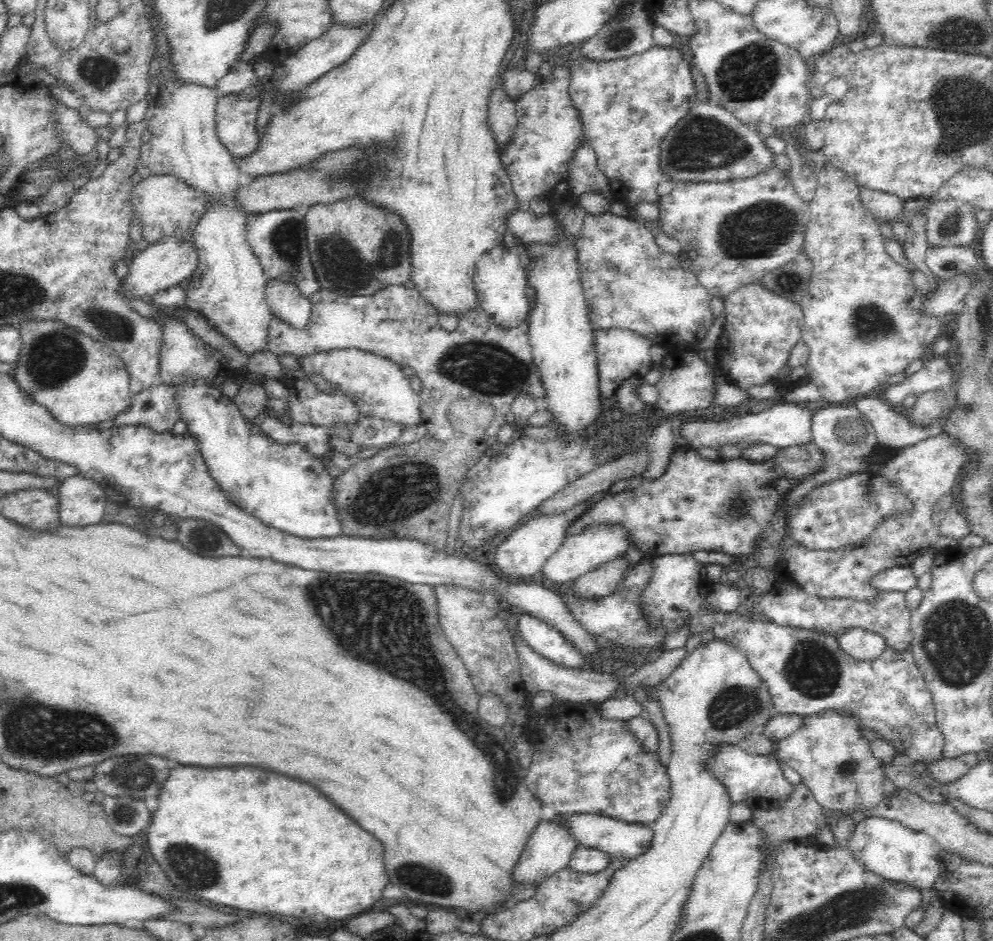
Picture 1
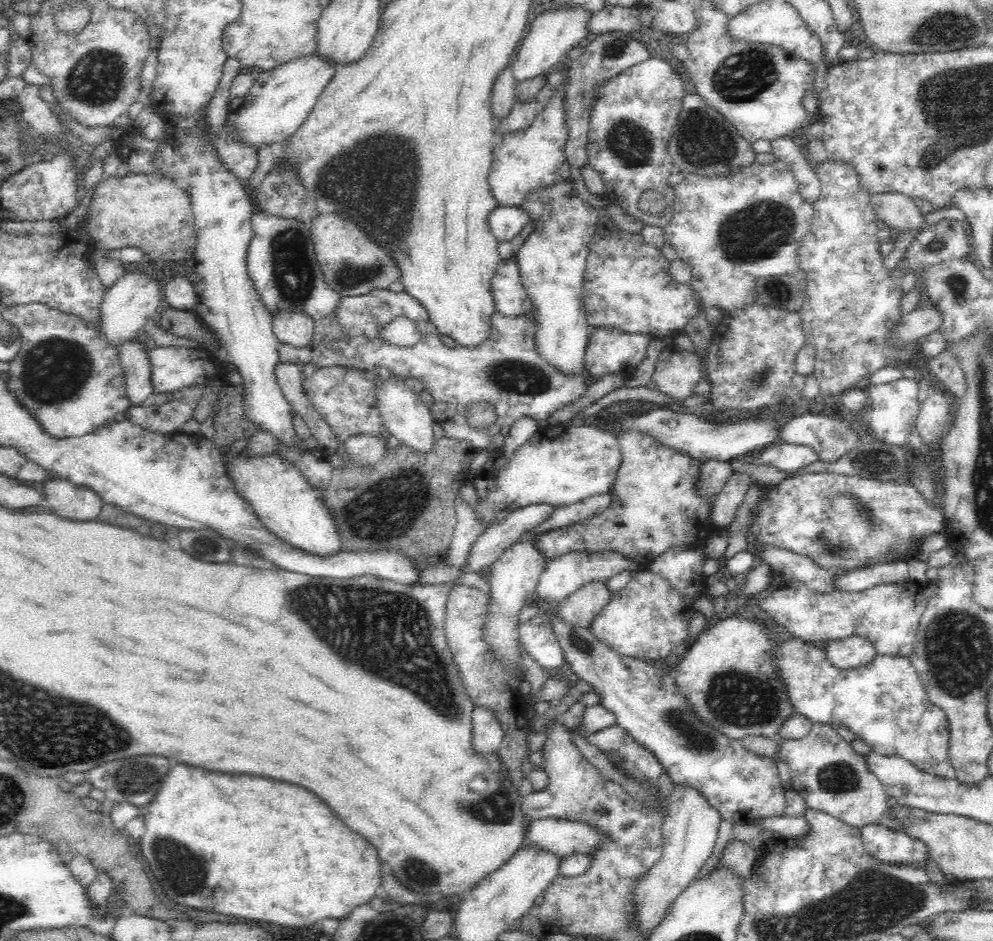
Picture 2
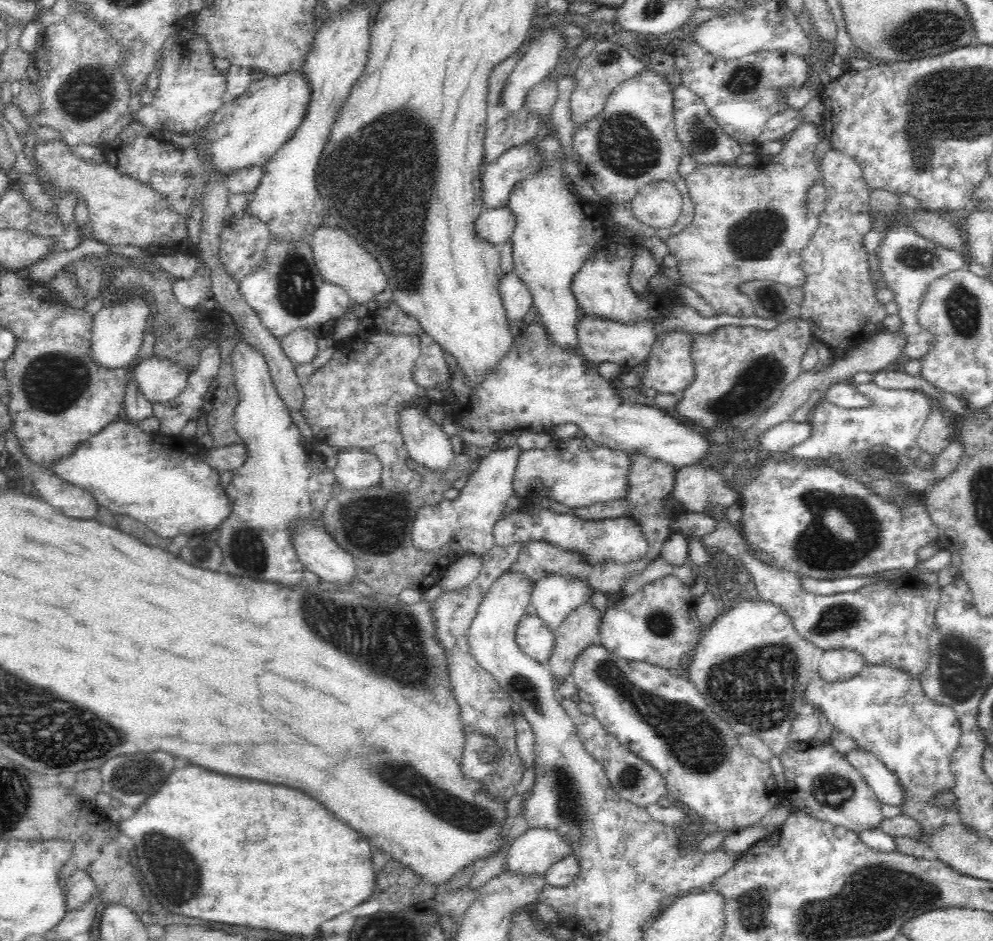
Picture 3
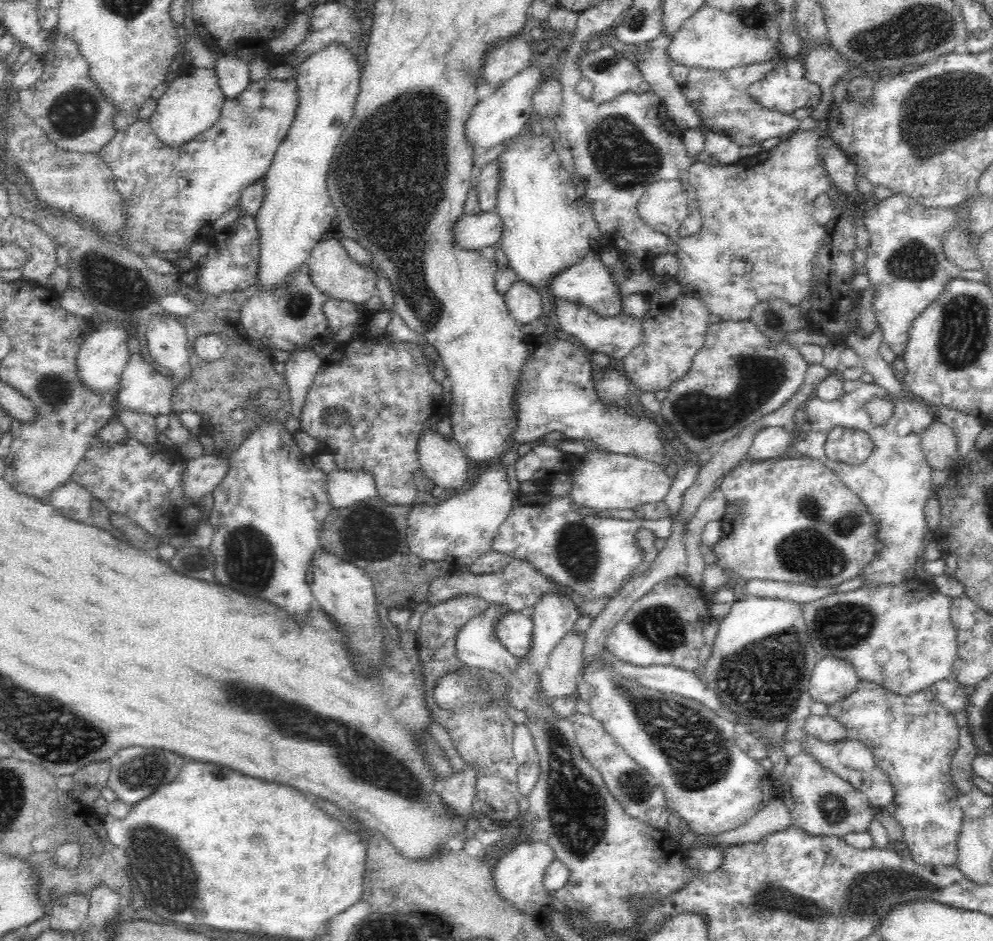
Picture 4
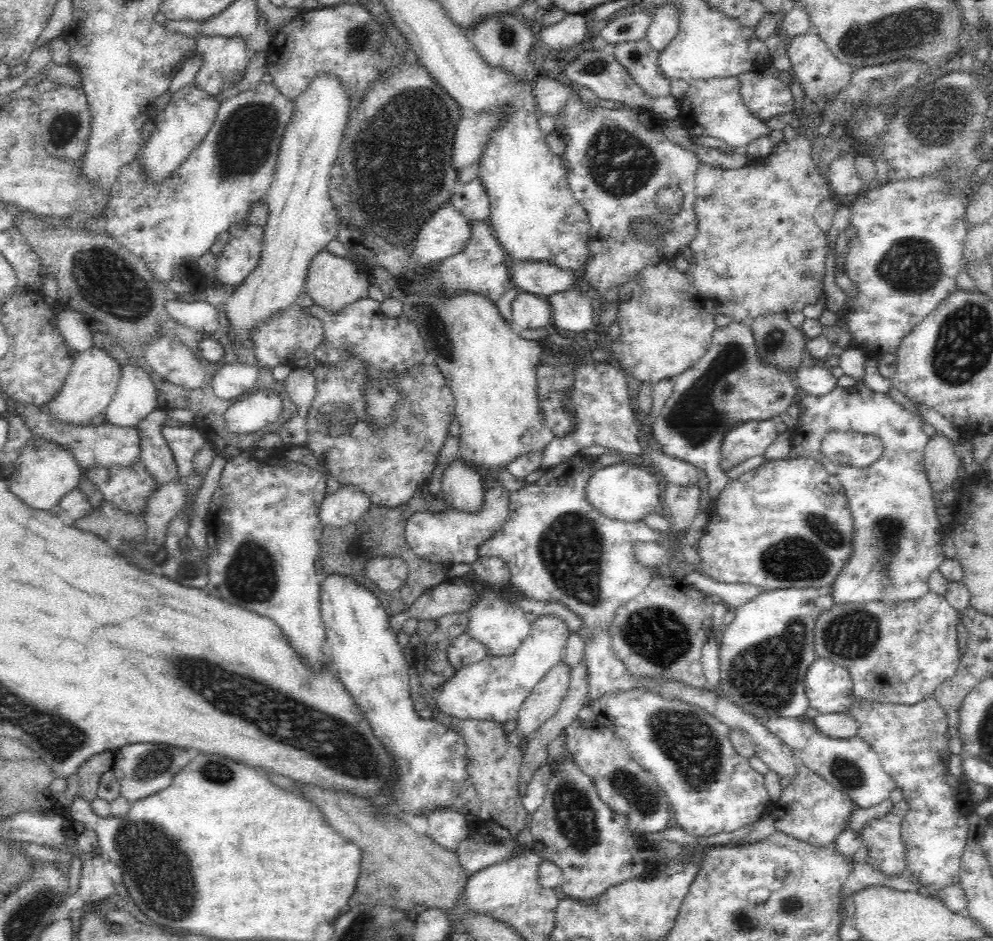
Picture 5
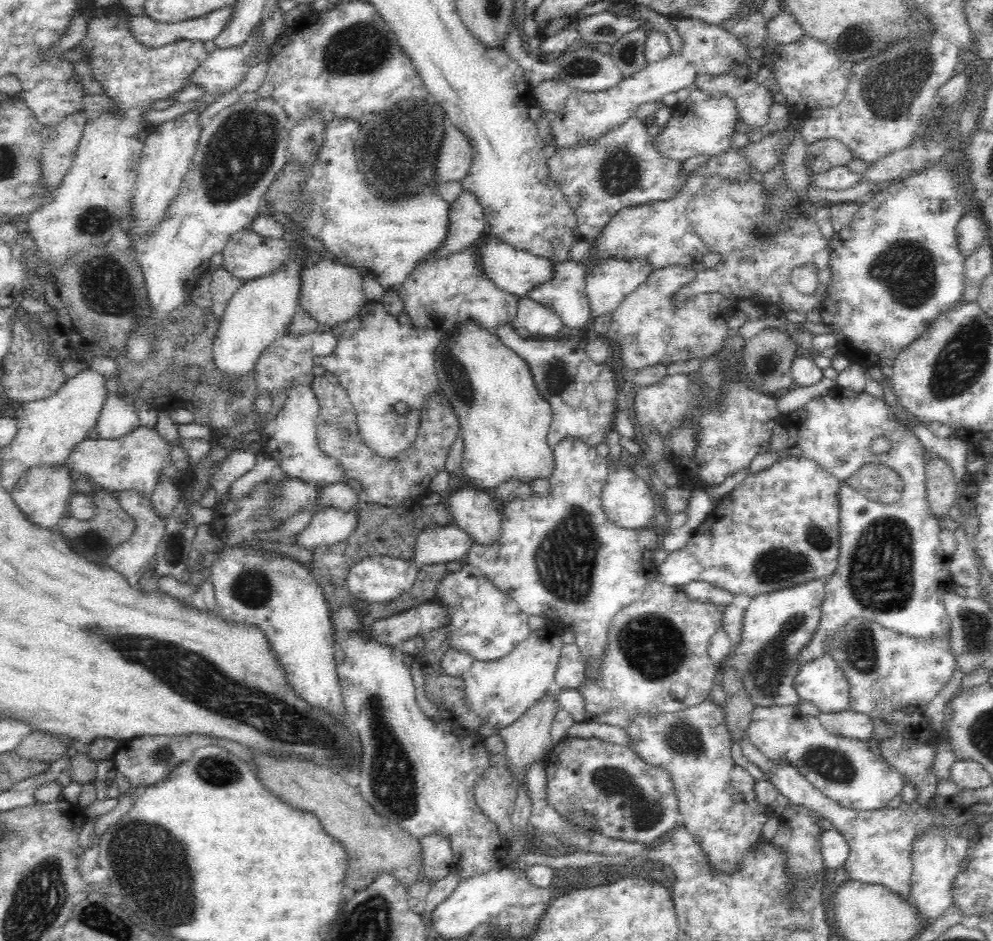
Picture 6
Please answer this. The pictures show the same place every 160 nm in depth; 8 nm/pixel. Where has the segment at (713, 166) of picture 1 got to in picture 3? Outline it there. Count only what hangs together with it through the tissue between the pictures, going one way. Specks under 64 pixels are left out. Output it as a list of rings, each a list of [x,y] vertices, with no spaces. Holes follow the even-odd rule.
[[[682,84],[675,88],[674,96],[675,130],[683,156],[694,161],[694,168],[699,165],[736,164],[742,156],[741,145],[724,131],[718,120],[706,109],[704,102],[692,90]]]

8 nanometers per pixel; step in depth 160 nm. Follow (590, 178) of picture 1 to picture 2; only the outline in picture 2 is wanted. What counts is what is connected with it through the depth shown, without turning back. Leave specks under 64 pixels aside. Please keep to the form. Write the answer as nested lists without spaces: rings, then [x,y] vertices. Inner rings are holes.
[[[610,31],[589,37],[586,40],[586,48],[582,55],[576,56],[568,70],[568,78],[565,81],[565,92],[567,93],[566,117],[570,134],[565,147],[565,157],[567,166],[572,166],[576,170],[584,168],[590,164],[589,153],[587,152],[589,138],[590,106],[594,102],[596,88],[602,81],[618,76],[622,69],[636,64],[638,61],[646,60],[650,52],[644,44],[644,39],[632,38],[630,33],[624,31]]]

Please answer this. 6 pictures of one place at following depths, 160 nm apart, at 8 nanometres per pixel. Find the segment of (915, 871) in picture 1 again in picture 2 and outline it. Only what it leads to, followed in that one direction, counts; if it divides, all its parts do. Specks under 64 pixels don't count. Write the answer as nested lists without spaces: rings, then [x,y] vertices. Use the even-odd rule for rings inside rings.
[[[881,822],[859,828],[863,848],[870,858],[891,864],[925,870],[930,858],[930,847],[922,840],[906,834],[902,829],[888,828]]]

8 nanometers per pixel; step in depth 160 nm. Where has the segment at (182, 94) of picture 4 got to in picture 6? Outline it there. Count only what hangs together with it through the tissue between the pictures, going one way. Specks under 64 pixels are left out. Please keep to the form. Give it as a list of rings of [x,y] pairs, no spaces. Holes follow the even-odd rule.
[[[192,110],[147,131],[131,198],[132,209],[135,210],[135,216],[139,220],[133,227],[135,231],[143,233],[152,230],[152,226],[156,226],[162,220],[169,200],[177,194],[200,141],[203,129],[200,116],[202,116],[200,112]]]

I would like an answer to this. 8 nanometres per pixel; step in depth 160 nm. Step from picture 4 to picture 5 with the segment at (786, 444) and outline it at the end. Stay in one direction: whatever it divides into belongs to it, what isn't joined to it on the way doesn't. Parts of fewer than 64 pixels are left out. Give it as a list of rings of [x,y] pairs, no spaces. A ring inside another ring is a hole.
[[[774,419],[746,422],[730,430],[722,442],[720,468],[725,472],[754,455],[762,455],[776,440]]]

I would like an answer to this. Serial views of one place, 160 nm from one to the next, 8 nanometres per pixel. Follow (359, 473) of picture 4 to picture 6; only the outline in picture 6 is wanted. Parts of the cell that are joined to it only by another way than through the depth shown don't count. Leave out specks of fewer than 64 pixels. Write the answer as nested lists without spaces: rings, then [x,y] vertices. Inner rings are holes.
[[[362,504],[349,509],[324,507],[312,515],[311,521],[296,538],[296,546],[314,550],[317,546],[334,544],[348,538],[358,524]]]

